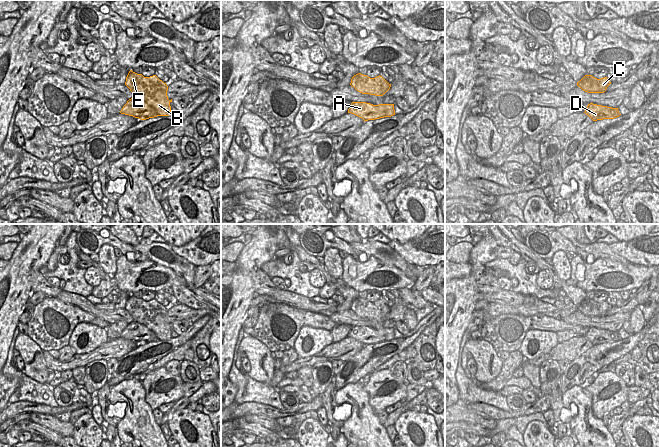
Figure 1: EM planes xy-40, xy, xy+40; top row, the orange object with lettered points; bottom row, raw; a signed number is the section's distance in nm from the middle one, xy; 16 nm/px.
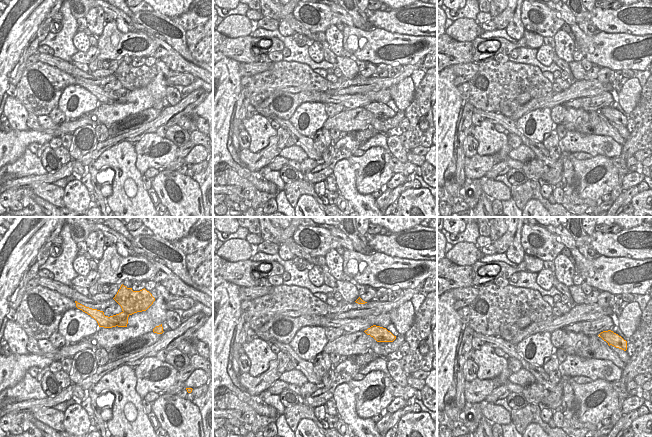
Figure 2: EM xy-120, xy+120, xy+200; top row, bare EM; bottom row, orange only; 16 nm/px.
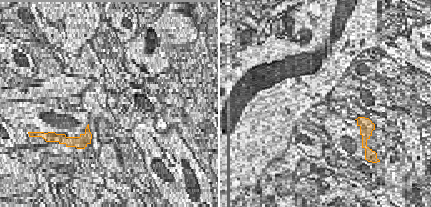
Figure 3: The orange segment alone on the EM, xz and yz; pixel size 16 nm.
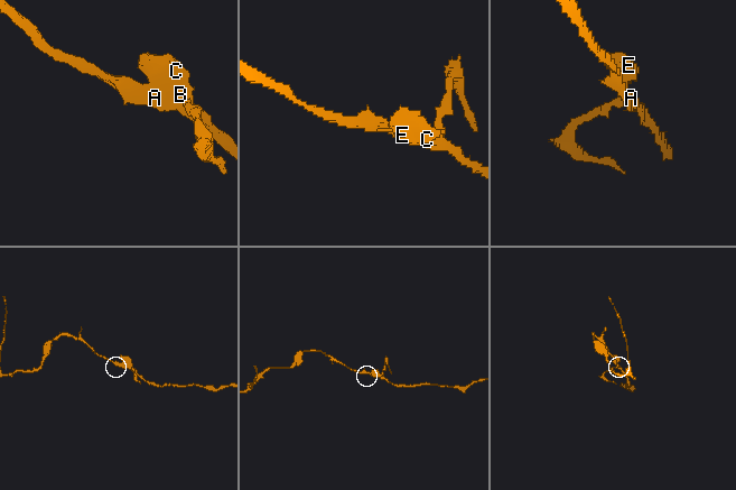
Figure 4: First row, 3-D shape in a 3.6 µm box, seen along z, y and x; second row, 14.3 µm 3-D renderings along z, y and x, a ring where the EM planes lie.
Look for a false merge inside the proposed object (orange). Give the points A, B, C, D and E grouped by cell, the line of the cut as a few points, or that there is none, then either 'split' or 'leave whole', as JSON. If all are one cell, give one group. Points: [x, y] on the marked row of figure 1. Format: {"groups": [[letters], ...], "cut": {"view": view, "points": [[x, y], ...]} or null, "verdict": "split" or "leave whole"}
{"groups": [["A", "D"], ["B", "C", "E"]], "cut": {"view": "xy-40", "points": [[134, 96], [145, 101], [160, 115]]}, "verdict": "split"}

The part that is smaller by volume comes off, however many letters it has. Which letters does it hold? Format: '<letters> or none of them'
B, C, E

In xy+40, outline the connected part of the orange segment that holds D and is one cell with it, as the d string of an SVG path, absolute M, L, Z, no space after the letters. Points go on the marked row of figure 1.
M593 103L588 104L587 109L584 113L588 115L593 121L614 119L621 115L619 112L615 112L611 107Z

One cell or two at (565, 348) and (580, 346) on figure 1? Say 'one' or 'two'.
one

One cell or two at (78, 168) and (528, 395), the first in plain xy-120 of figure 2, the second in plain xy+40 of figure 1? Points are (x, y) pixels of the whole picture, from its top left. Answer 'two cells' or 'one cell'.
one cell

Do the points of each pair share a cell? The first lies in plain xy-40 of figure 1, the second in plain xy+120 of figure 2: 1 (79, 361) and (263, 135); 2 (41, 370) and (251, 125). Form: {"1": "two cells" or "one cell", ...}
{"1": "two cells", "2": "one cell"}

